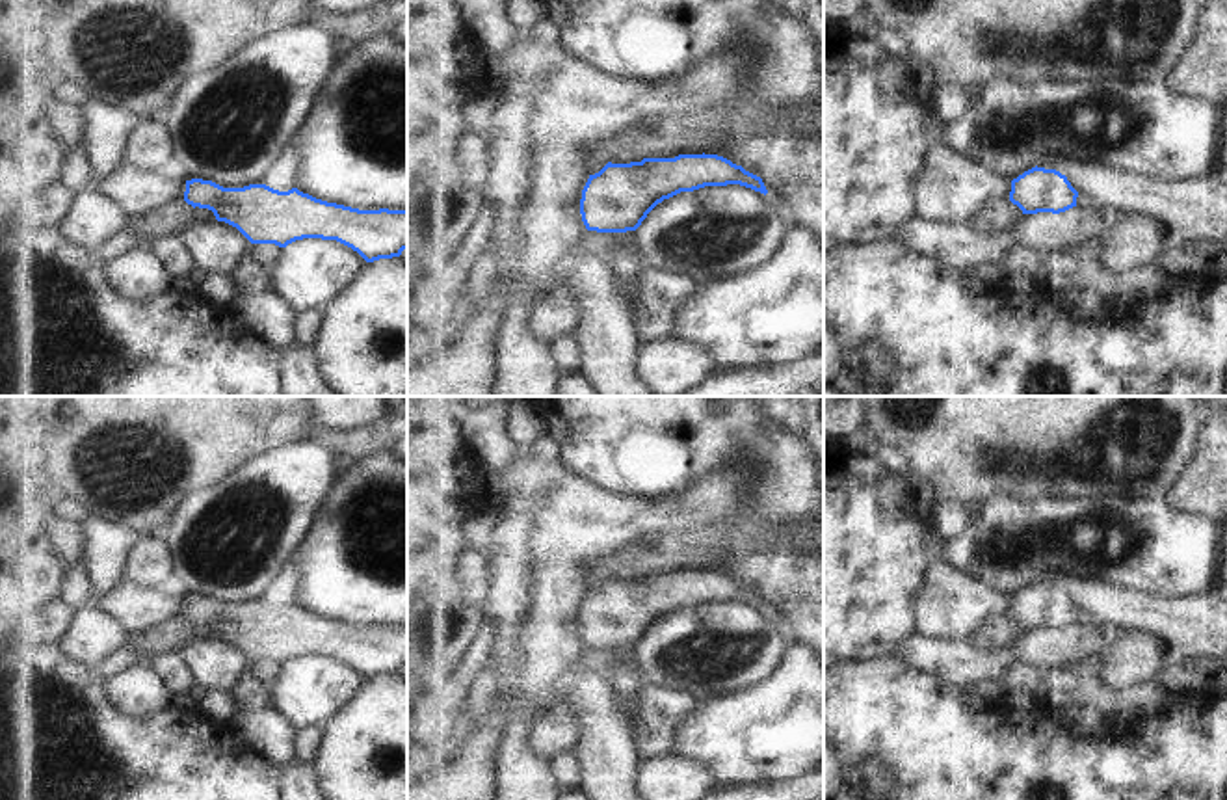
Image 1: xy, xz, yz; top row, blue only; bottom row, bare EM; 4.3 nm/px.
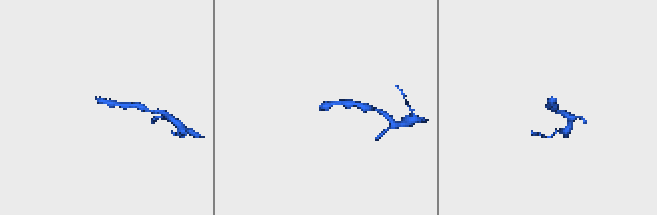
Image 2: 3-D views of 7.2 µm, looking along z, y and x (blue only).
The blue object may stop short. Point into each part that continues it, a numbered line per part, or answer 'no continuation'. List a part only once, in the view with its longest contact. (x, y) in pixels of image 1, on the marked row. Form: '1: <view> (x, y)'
no continuation

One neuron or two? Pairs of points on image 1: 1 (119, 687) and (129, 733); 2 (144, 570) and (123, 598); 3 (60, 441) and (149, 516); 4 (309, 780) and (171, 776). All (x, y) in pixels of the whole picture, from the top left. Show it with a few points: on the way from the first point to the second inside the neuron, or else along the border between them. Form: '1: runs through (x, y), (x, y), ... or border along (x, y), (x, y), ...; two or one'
1: border along (106, 681), (112, 702), (134, 717), (168, 709); two
2: border along (127, 579), (145, 586), (166, 588); two
3: runs through (77, 471), (93, 503), (119, 518); one
4: border along (285, 769), (287, 780); two

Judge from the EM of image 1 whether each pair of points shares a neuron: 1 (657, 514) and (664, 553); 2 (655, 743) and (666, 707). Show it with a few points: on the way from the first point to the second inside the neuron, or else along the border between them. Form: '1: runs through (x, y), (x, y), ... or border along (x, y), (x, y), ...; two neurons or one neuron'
1: border along (657, 534), (699, 531), (703, 544); two neurons
2: runs through (657, 733), (662, 717); one neuron

